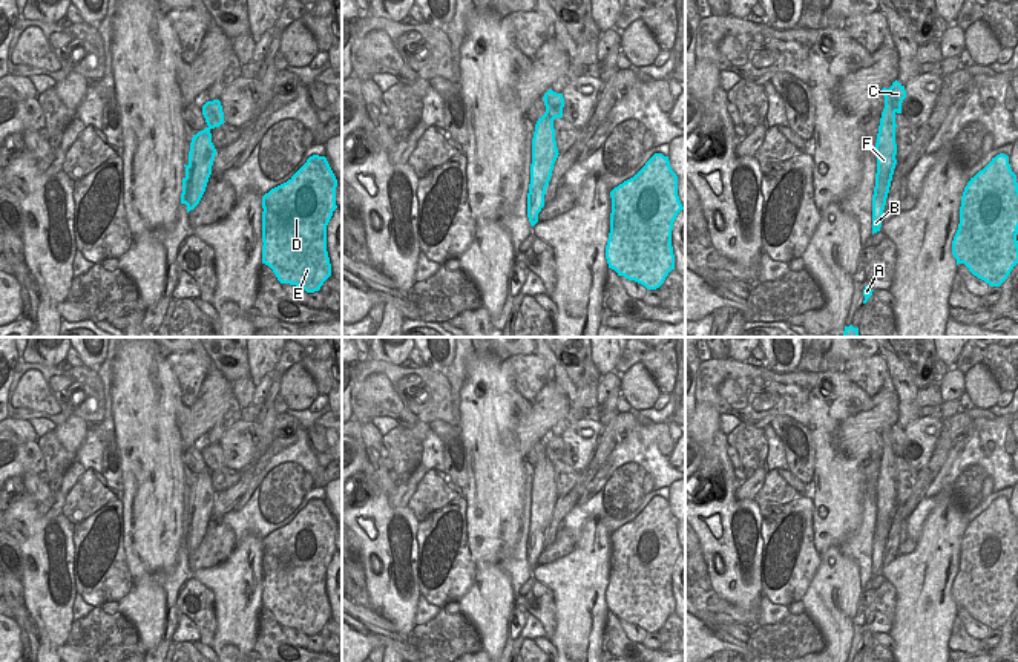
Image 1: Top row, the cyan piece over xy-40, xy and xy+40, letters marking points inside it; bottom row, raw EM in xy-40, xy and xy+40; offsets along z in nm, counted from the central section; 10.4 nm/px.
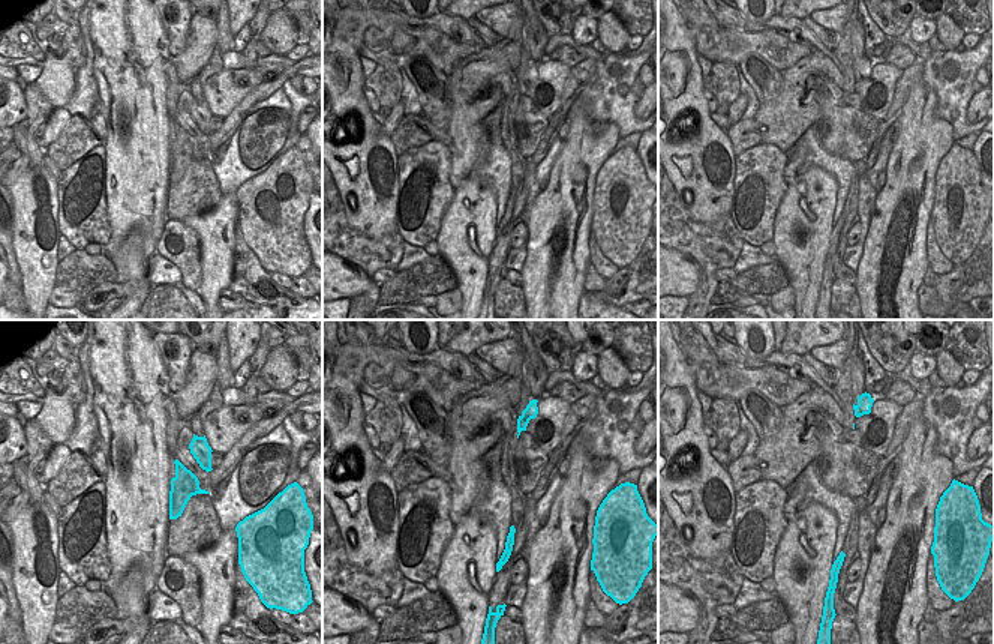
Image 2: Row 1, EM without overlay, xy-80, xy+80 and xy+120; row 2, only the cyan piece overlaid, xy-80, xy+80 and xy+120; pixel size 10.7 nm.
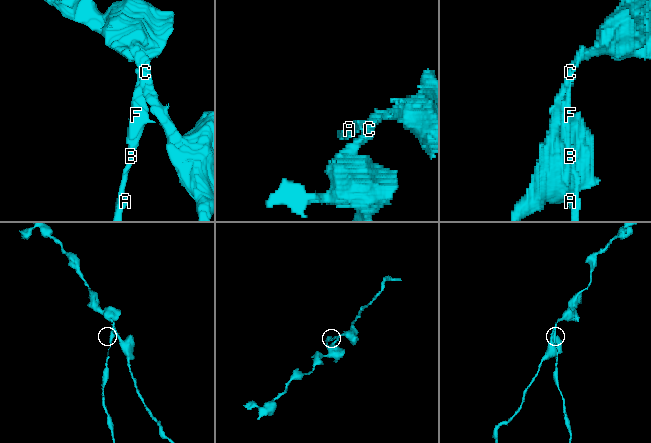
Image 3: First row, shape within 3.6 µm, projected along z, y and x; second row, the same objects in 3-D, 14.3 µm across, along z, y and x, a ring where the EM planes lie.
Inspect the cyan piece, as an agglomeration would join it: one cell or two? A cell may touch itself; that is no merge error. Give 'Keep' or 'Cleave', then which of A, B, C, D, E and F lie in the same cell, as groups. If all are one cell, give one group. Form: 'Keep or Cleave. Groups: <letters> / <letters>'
Cleave. Groups: A B F / C D E

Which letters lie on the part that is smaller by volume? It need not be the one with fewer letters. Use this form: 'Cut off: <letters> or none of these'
Cut off: A, B, F

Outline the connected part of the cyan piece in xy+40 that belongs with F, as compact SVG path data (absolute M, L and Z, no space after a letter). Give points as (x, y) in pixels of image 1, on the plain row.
M883 431L882 438L885 440L885 452L882 455L875 500L877 500L877 516L875 530L872 538L872 578L880 575L883 553L889 536L894 512L897 507L897 487L895 487L895 455L891 447L891 434Z

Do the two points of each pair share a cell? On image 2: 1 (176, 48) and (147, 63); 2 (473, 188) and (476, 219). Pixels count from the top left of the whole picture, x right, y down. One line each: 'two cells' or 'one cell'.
1: two cells
2: one cell

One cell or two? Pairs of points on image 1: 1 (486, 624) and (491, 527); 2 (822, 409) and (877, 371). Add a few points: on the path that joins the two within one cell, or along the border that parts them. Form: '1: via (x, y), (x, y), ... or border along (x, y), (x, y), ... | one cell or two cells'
1: border along (497, 561), (485, 561), (477, 567) | two cells
2: border along (842, 370), (853, 382) | two cells

